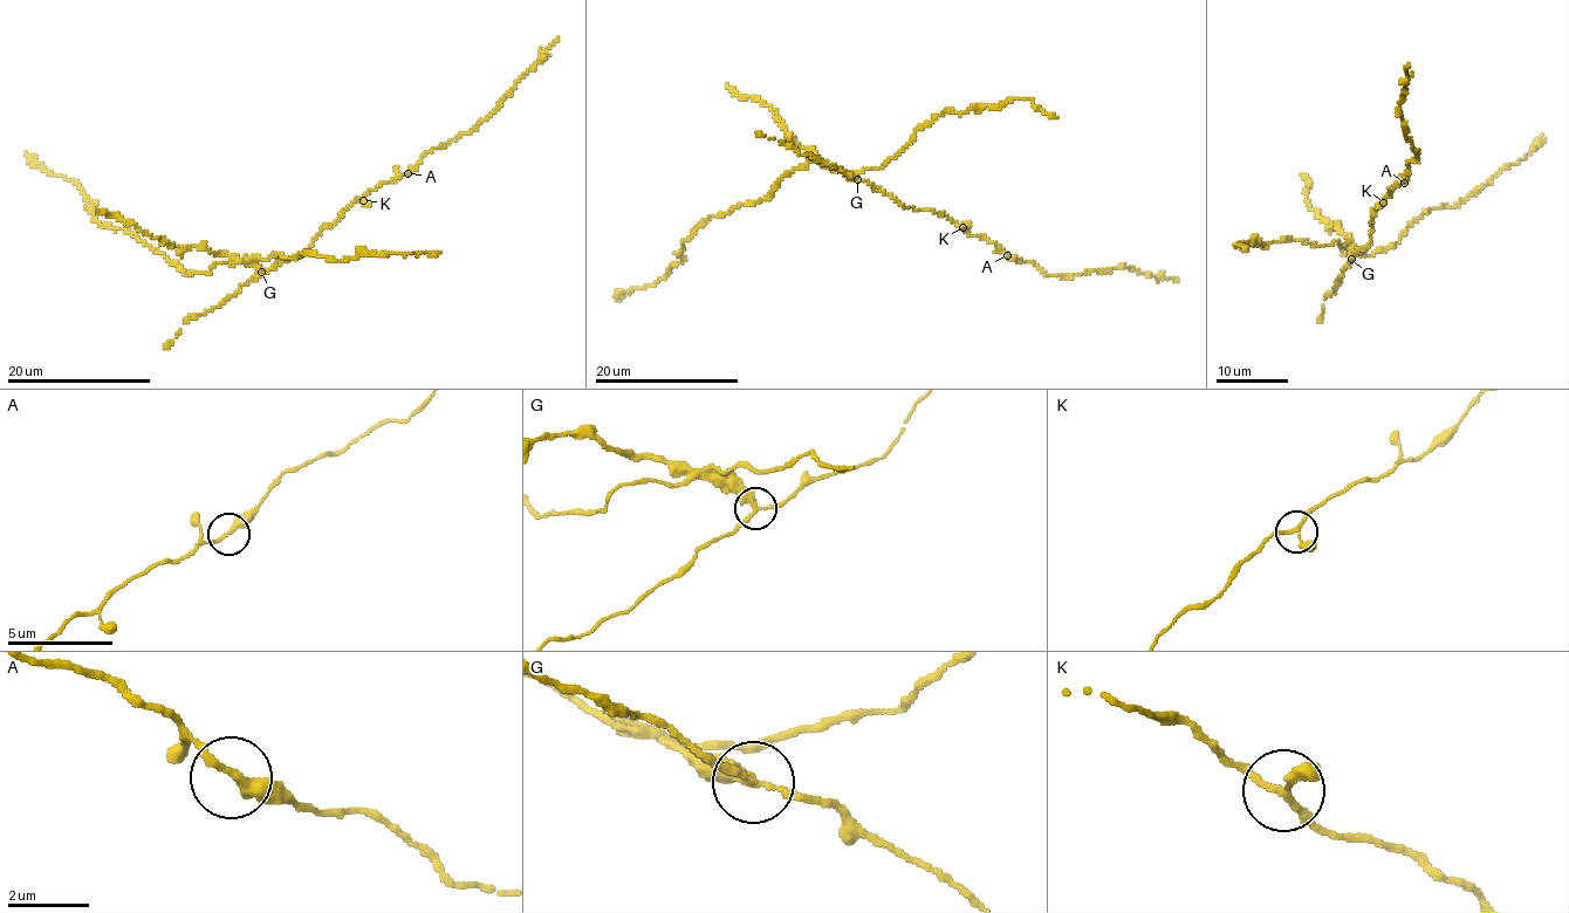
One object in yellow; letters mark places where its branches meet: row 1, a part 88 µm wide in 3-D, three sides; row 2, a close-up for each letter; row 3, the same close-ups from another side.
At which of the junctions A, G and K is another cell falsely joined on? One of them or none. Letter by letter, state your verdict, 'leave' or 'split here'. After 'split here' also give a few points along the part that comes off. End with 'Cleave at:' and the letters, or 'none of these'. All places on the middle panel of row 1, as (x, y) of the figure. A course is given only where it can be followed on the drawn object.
A: leave
G: split here | (857, 179), (808, 160), (767, 197), (708, 217), (684, 242), (680, 263), (660, 280), (615, 297)
K: leave
Cleave at: G

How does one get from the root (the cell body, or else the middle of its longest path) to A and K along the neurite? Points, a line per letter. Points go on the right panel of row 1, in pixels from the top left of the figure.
A: (1352, 258), (1370, 244), (1372, 213), (1390, 189), (1404, 183)
K: (1352, 258), (1370, 244), (1369, 222), (1383, 203)

